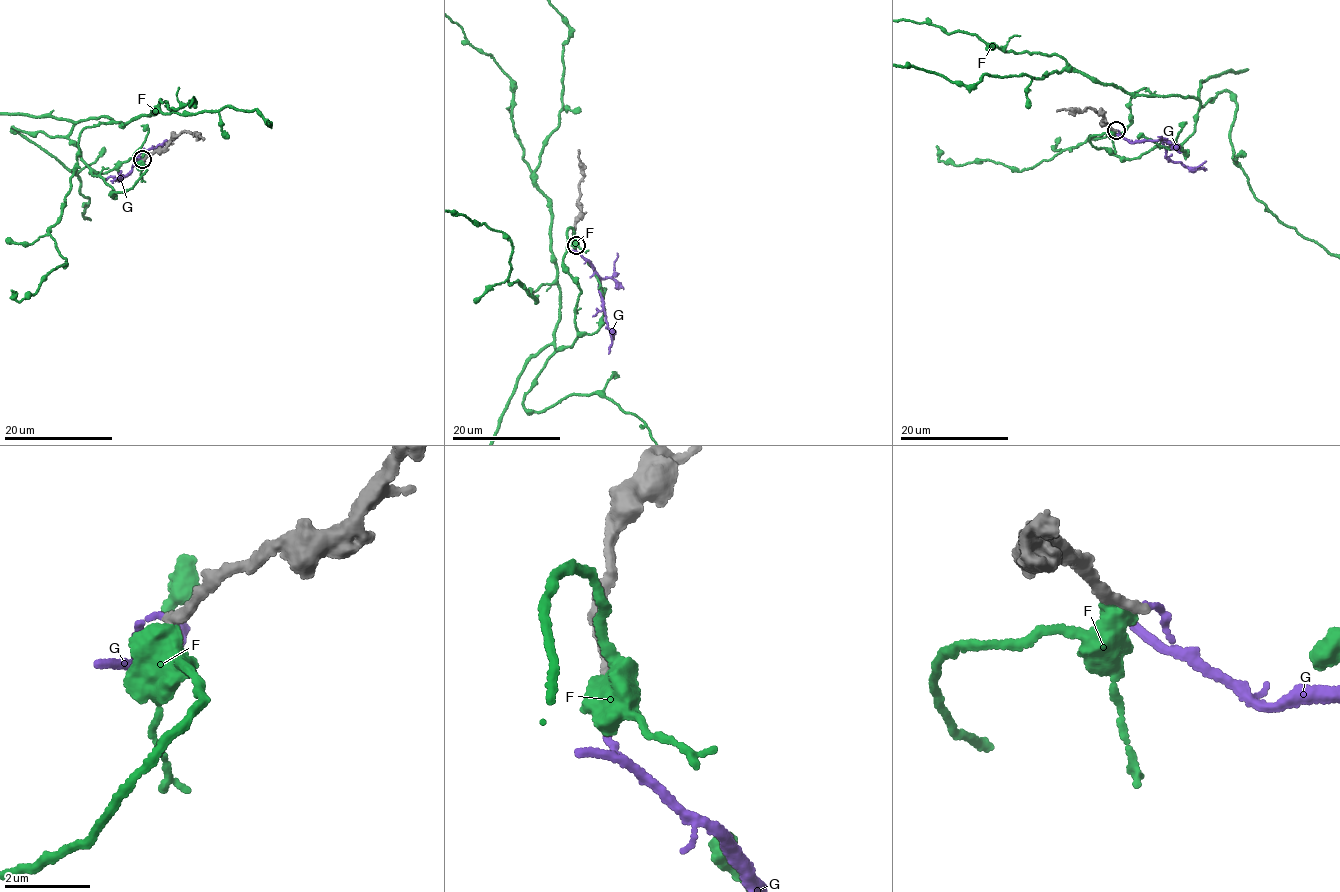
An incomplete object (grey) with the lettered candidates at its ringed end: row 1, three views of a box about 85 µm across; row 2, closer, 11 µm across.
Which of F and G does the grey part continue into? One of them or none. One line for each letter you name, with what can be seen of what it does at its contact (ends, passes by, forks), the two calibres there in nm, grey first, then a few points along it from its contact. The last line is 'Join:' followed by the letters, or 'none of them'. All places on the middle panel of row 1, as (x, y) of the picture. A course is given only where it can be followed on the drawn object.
Join: none of them

